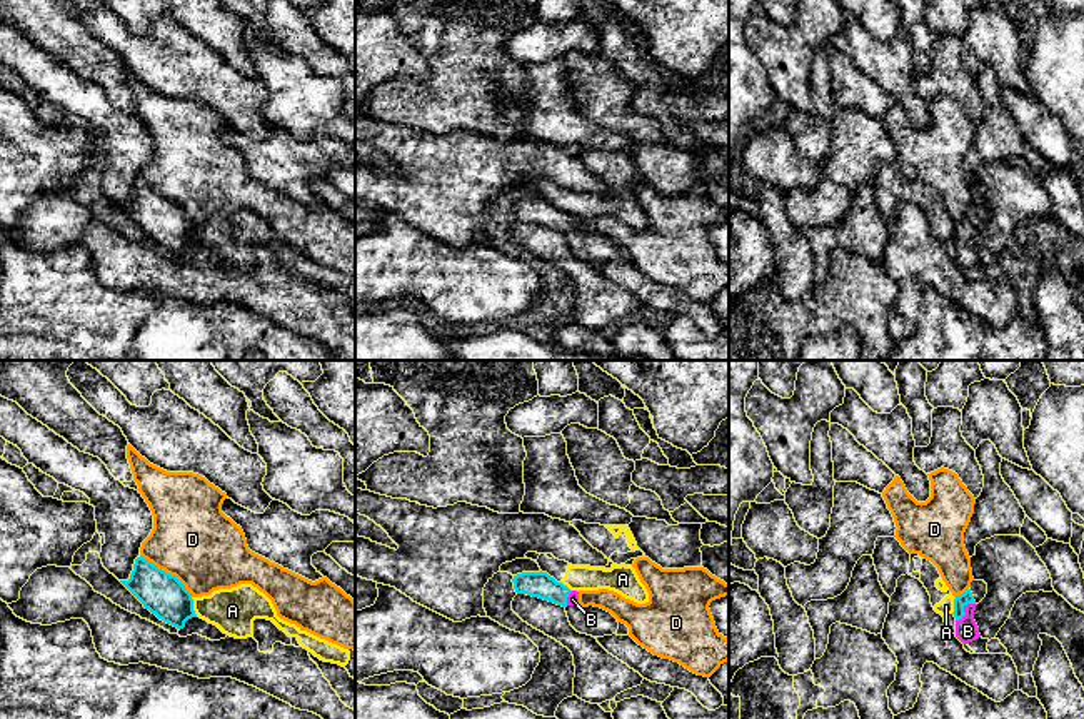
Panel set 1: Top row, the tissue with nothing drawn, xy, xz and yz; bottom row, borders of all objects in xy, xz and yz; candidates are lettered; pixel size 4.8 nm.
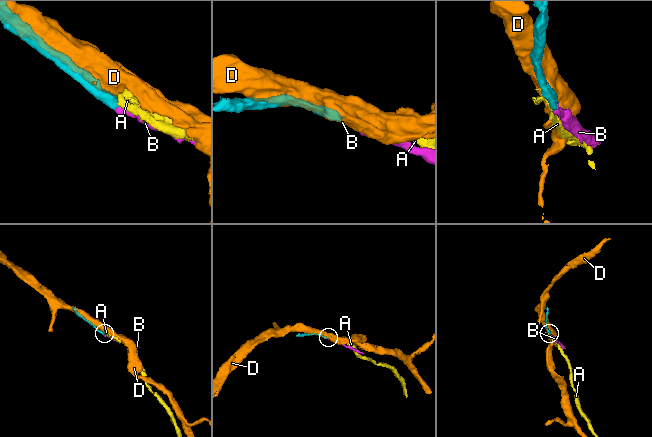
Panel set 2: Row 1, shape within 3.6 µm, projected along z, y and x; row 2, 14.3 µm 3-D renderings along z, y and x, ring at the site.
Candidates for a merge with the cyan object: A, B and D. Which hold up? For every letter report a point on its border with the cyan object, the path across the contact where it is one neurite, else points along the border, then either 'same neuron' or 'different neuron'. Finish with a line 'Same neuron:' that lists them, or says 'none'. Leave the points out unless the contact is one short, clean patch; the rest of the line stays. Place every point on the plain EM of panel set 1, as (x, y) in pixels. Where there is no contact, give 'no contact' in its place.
A: meets cyan in xy at (192, 234); border along xy (190, 224), (197, 242); different neuron
B: meets cyan in yz at (963, 237); runs through yz (966, 224), (963, 237), (966, 256); same neuron
D: meets cyan in xy at (165, 199); different neuron
Same neuron: B

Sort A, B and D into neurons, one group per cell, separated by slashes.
A / B / D

